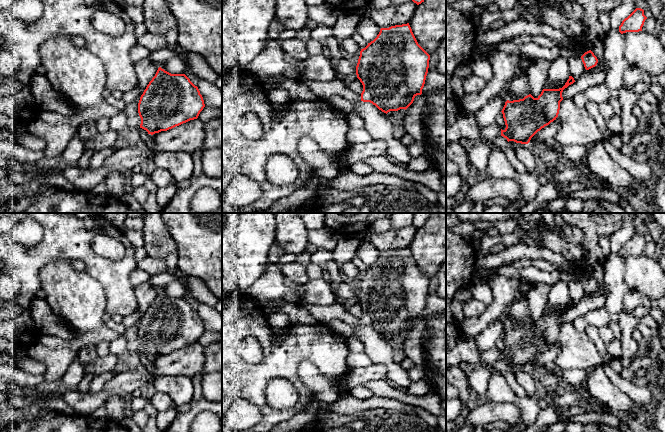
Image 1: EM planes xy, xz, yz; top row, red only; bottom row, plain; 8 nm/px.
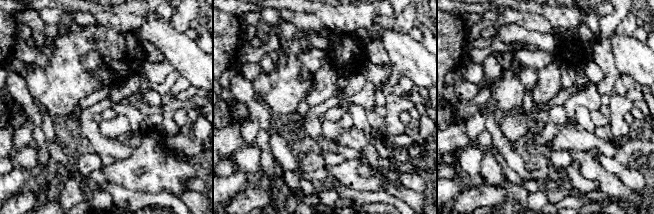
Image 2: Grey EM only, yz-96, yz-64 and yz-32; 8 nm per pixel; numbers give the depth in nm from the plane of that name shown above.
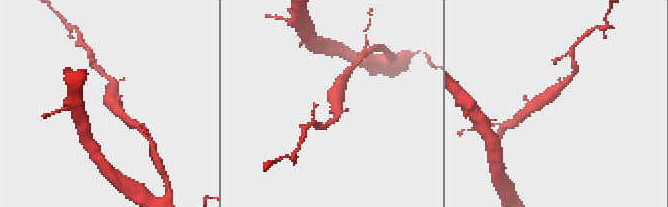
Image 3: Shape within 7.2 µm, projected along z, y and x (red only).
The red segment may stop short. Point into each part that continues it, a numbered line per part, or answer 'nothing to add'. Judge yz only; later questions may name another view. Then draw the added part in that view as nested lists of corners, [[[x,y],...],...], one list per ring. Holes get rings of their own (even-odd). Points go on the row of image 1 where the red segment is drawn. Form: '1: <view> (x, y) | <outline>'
nothing to add

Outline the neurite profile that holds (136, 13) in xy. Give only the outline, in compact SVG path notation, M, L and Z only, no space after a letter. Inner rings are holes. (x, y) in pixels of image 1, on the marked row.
M122 4L122 8L136 25L144 23L144 10L142 6L130 6Z

